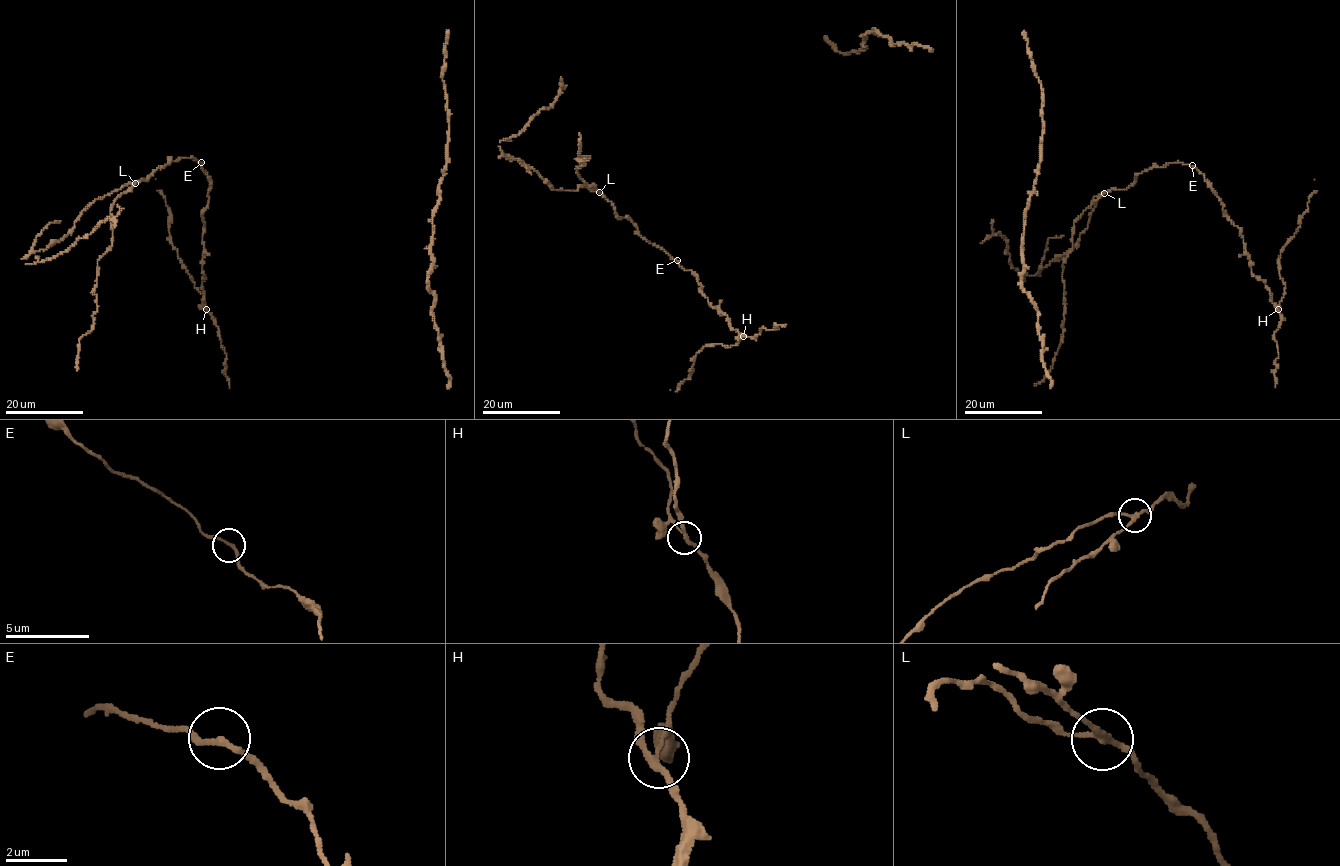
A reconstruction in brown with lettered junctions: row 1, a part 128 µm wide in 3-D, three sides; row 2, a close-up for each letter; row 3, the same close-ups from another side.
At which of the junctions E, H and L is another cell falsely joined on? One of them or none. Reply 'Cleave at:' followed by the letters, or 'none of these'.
Cleave at: L

